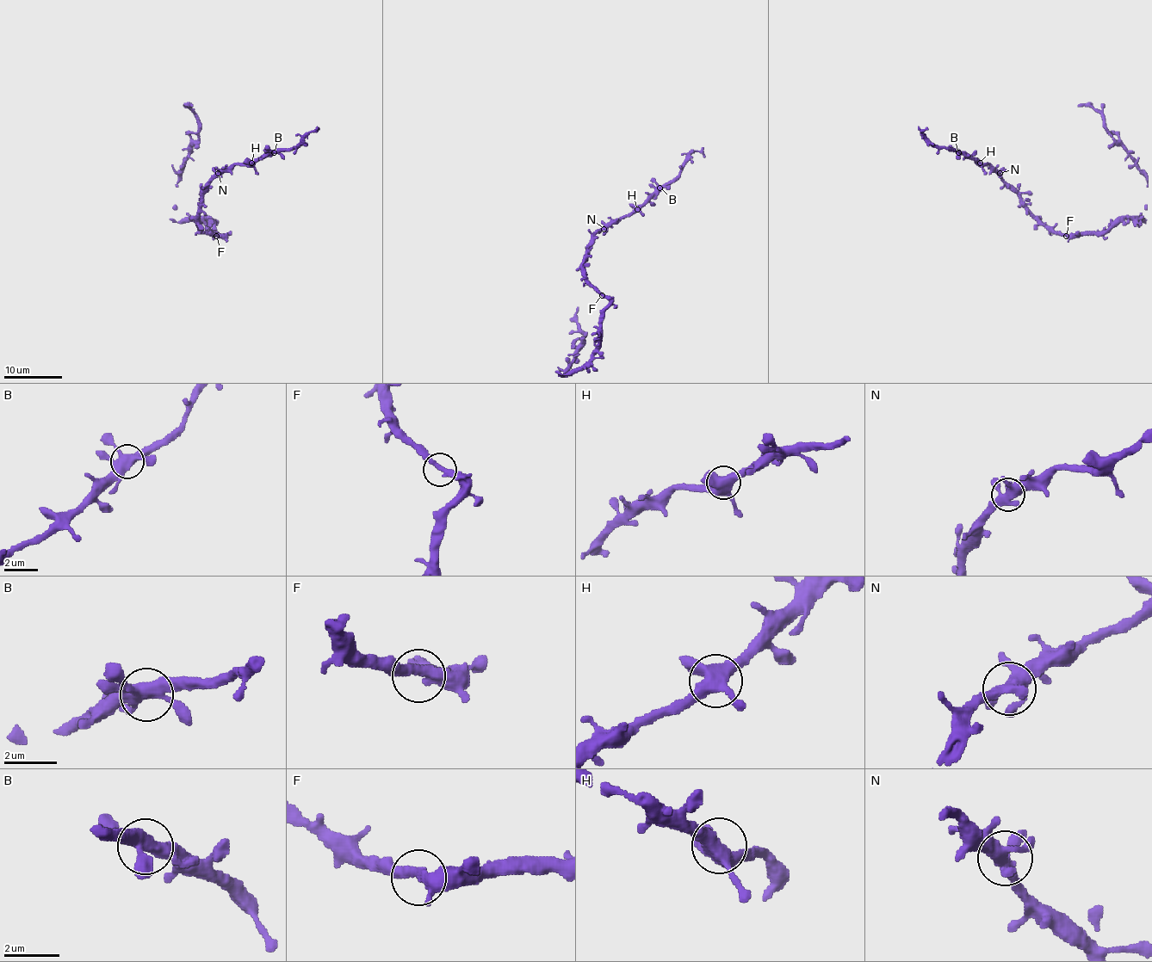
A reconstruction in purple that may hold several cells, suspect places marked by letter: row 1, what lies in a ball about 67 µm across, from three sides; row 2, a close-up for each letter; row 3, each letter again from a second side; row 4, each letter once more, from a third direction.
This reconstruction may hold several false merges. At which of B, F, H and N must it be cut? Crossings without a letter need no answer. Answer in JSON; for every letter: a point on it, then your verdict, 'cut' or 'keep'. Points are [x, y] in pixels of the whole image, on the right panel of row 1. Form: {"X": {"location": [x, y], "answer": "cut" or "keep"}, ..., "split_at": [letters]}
{"B": {"location": [958, 152], "answer": "keep"}, "F": {"location": [1066, 236], "answer": "keep"}, "H": {"location": [980, 163], "answer": "keep"}, "N": {"location": [1000, 173], "answer": "keep"}, "split_at": []}

